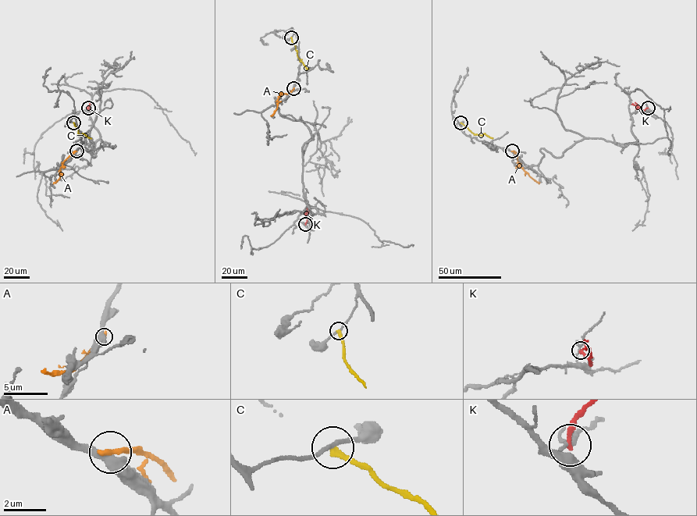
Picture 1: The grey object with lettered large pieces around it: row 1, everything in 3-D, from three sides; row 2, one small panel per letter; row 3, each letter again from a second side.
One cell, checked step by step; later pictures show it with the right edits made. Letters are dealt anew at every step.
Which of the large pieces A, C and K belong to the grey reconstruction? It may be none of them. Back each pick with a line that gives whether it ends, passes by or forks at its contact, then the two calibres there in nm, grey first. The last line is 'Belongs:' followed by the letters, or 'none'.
Belongs: none

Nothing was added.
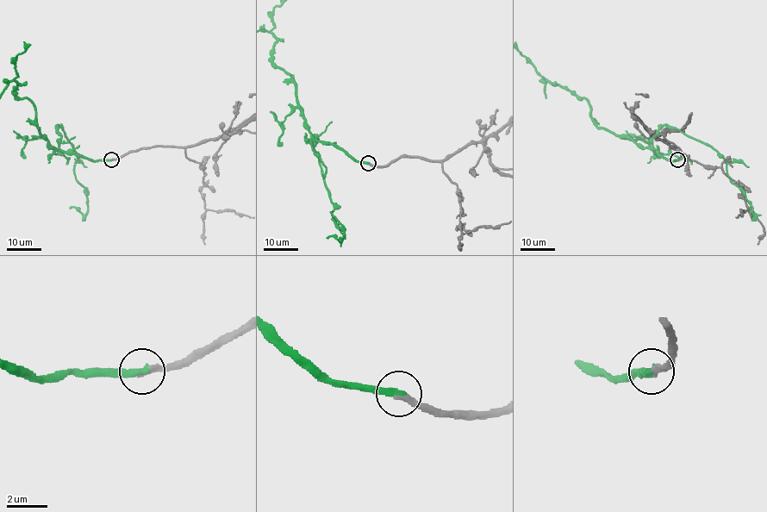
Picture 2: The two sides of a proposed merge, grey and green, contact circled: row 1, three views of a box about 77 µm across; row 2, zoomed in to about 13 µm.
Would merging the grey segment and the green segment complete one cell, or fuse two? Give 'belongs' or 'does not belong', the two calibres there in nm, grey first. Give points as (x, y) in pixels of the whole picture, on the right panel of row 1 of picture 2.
belongs; 280 nm thick on the grey side, 360 nm on the other

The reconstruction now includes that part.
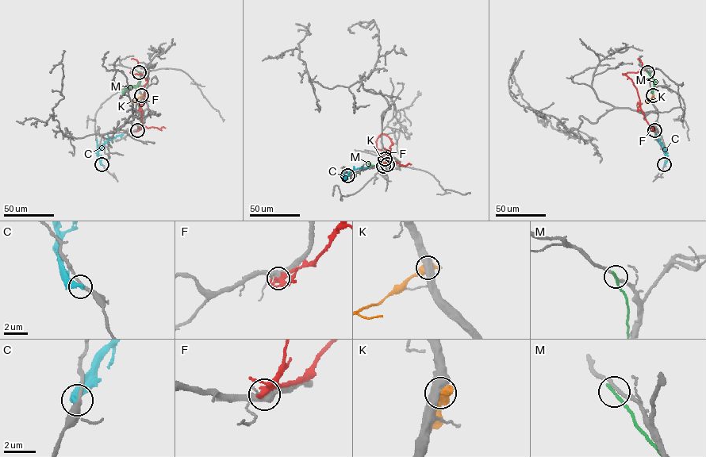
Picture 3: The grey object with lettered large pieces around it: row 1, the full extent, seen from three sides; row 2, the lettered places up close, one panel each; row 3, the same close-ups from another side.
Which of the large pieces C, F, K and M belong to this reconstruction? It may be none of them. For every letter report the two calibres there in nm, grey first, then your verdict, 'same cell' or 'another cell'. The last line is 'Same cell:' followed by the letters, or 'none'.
C: calibres 240 and 440 nm; another cell
F: calibres 460 and 300 nm; another cell
K: calibres 550 and 750 nm; another cell
M: calibres 220 and 240 nm; another cell
Same cell: none

